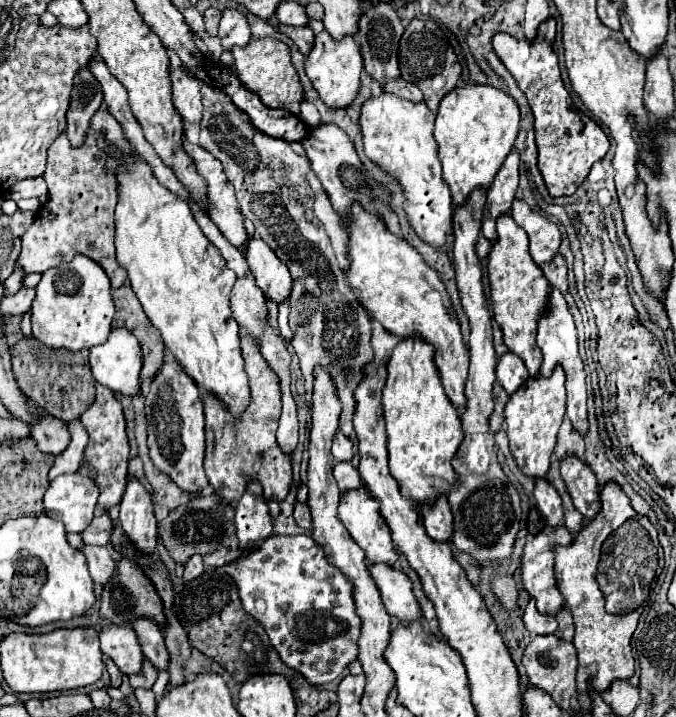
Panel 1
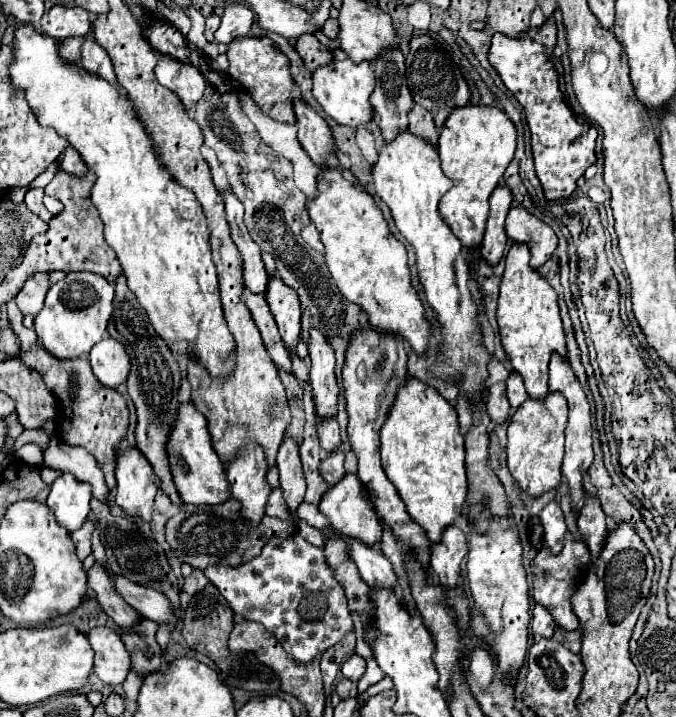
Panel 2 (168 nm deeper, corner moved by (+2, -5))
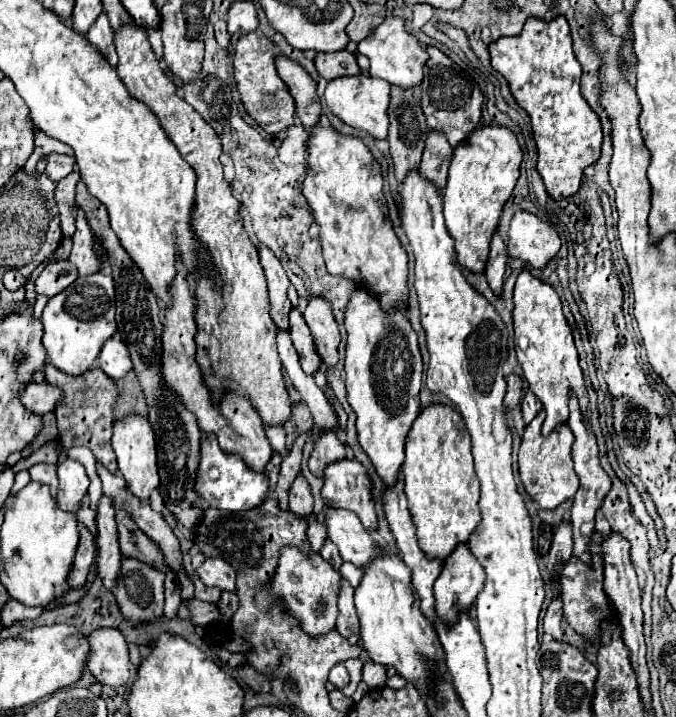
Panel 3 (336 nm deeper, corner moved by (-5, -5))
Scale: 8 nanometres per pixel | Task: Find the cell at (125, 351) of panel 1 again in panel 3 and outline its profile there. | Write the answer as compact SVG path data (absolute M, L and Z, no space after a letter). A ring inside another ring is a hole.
M111 337L105 341L101 355L99 355L101 367L103 371L111 377L111 379L123 379L131 365L131 357L127 353L127 345L123 345L123 341L119 337Z

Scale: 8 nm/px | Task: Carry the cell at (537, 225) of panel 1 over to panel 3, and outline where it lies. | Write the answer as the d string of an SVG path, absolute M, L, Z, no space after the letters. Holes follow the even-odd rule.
M517 211L509 225L509 257L543 269L559 251L561 239L553 227L527 211Z

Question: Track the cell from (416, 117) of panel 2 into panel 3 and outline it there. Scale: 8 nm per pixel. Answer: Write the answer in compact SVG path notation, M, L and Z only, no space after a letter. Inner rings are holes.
M429 133L425 151L423 151L423 161L421 161L421 173L423 177L427 177L427 181L431 181L441 191L445 189L445 183L447 183L451 153L453 149L443 137L443 133Z

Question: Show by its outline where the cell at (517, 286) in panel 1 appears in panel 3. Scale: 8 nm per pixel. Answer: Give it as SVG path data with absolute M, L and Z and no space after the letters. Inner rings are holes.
M527 269L521 271L515 283L515 351L519 357L519 363L525 371L525 379L529 381L529 389L539 397L543 403L543 409L547 413L543 423L543 435L551 433L555 425L567 423L569 417L569 399L571 393L577 395L579 405L583 407L583 413L587 413L589 397L583 381L583 373L579 367L579 355L577 347L573 343L571 327L561 311L561 301L555 289L541 279L533 277Z

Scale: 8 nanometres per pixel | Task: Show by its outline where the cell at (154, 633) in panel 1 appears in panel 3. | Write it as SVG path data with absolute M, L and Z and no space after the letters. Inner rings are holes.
M103 495L97 503L97 531L99 531L99 557L97 557L97 573L103 579L103 585L111 591L119 567L121 567L121 551L119 551L119 535L115 523L115 507L111 497Z

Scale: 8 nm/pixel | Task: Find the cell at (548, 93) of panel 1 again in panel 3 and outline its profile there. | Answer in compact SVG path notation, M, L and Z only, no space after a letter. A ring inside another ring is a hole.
M529 17L525 21L525 27L519 35L515 37L501 37L489 45L489 55L491 55L491 67L501 73L511 89L511 95L527 111L531 117L531 129L533 129L533 139L537 143L537 171L543 177L543 183L547 187L547 193L559 201L565 197L571 197L577 193L581 177L585 167L593 165L599 159L601 153L601 121L599 117L591 111L587 101L583 101L579 83L581 83L581 65L575 59L573 53L573 41L571 41L571 31L567 25L565 17L555 17L551 21L543 21L537 17Z

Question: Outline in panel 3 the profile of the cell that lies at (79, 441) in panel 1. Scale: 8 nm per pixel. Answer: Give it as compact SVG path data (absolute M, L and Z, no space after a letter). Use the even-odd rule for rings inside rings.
M39 463L39 465L33 465L29 469L29 473L31 473L31 479L49 485L51 487L51 493L57 495L57 465Z

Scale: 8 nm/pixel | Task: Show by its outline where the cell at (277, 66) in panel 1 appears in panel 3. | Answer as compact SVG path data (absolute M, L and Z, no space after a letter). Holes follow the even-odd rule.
M251 31L251 33L243 35L235 45L233 69L235 69L233 77L235 77L235 85L237 85L241 103L245 105L247 113L265 129L265 133L277 135L279 131L293 125L295 101L291 97L291 93L287 91L285 83L281 81L281 77L277 75L275 47L273 47L271 39L267 39L259 31Z

